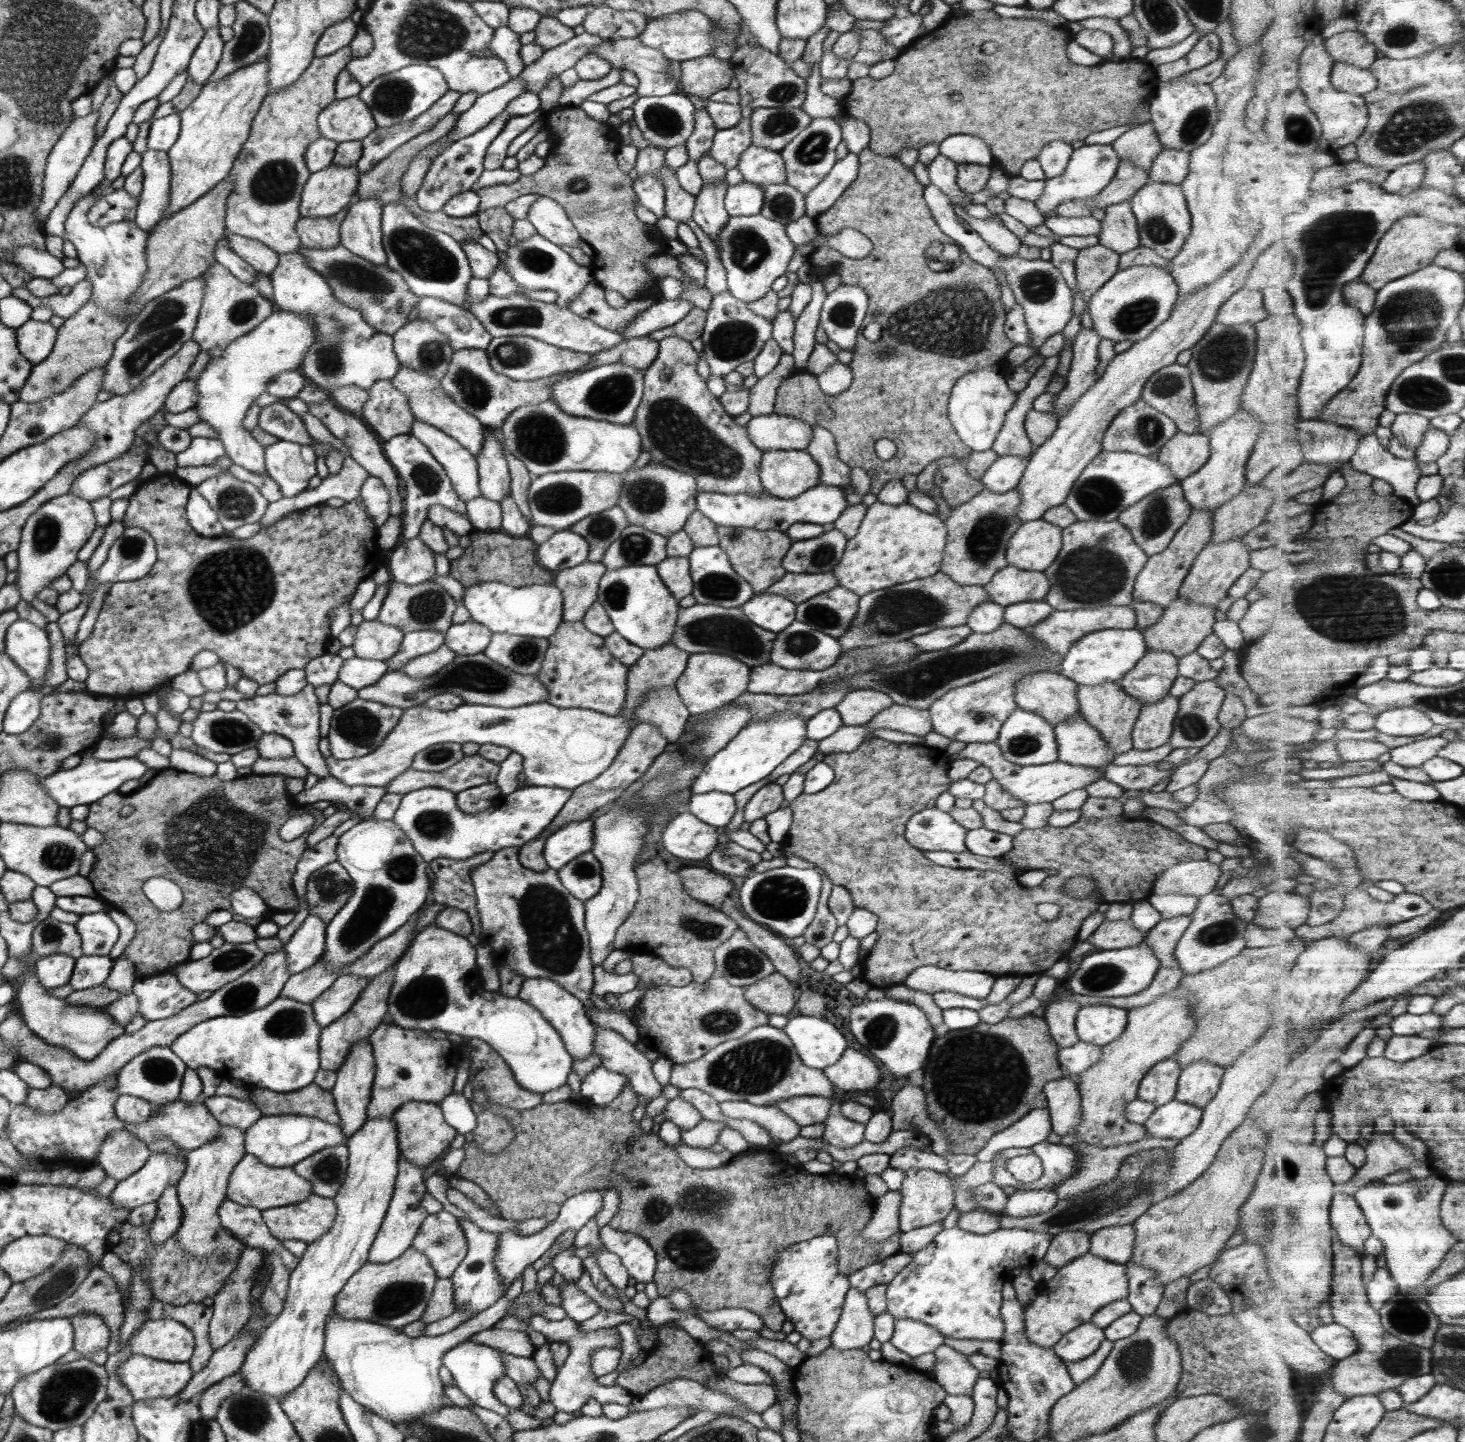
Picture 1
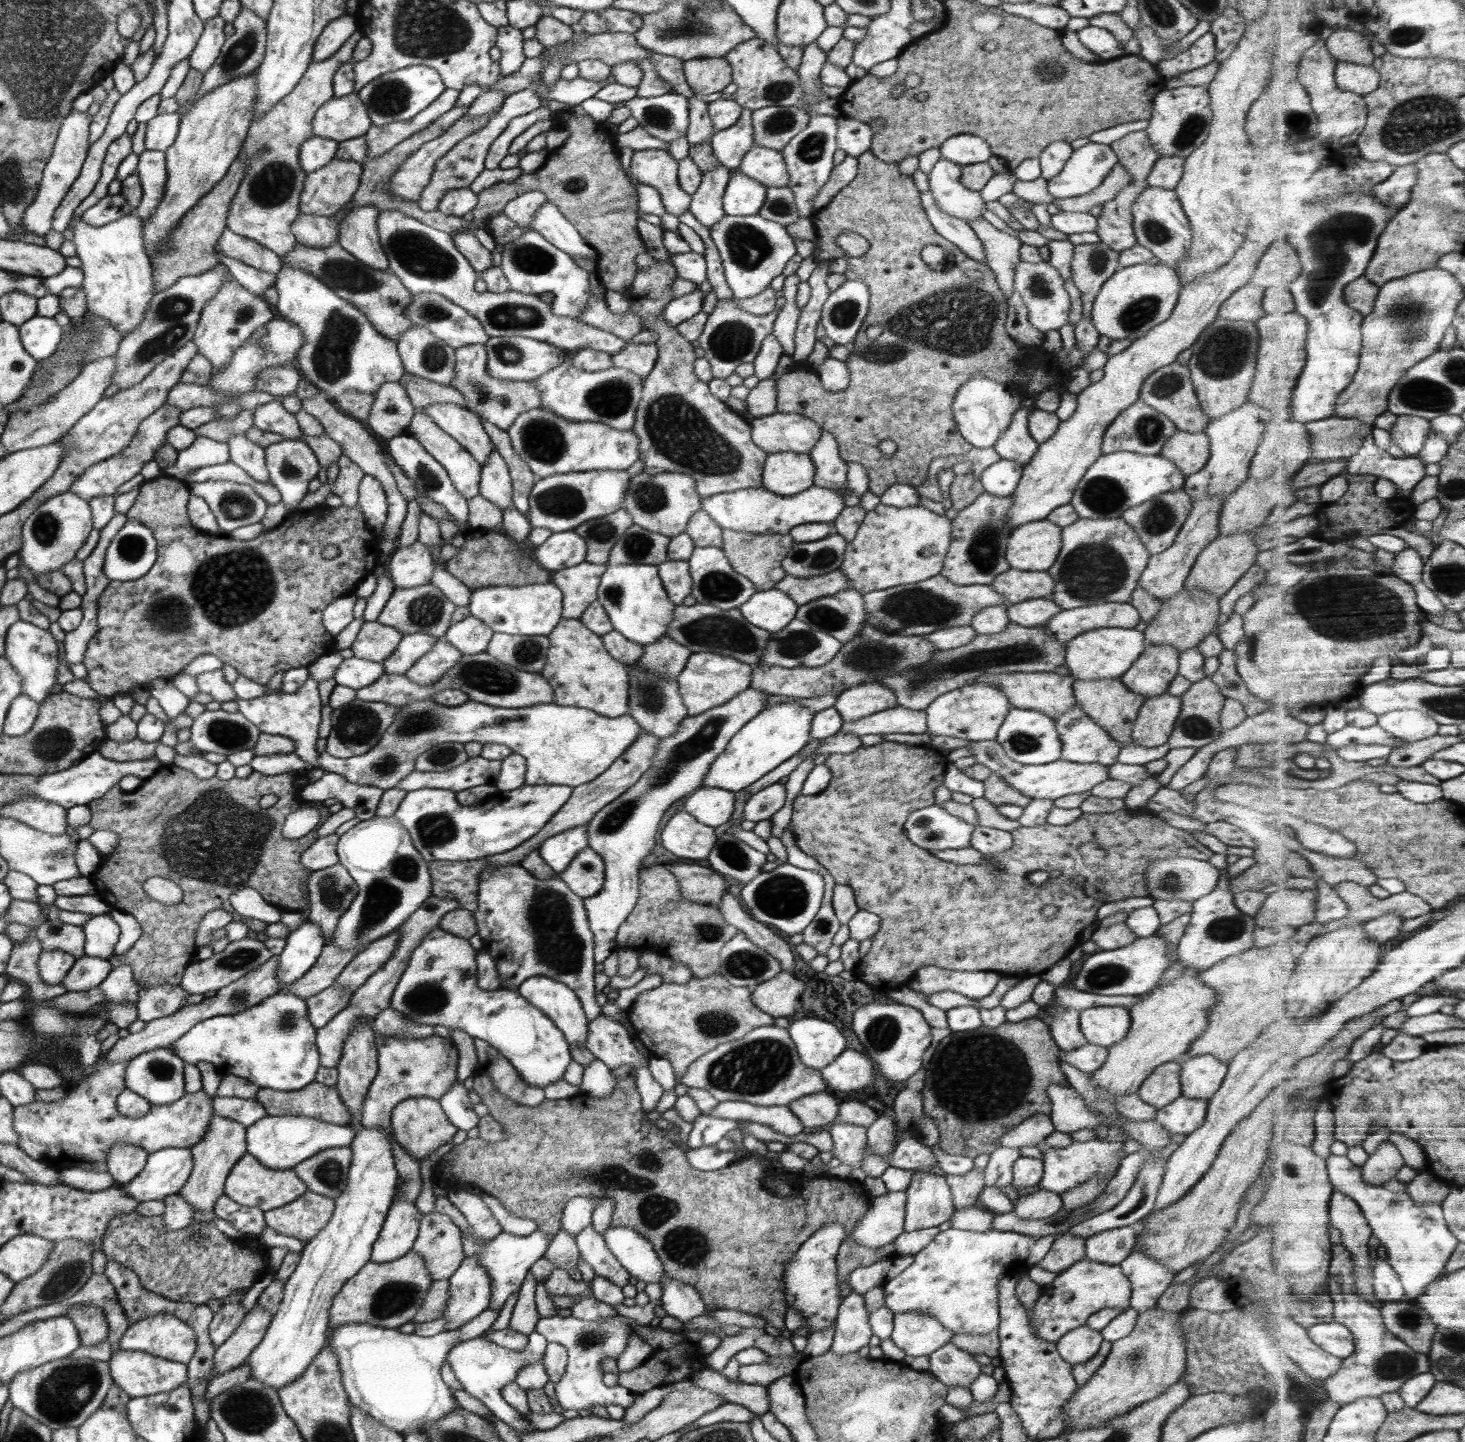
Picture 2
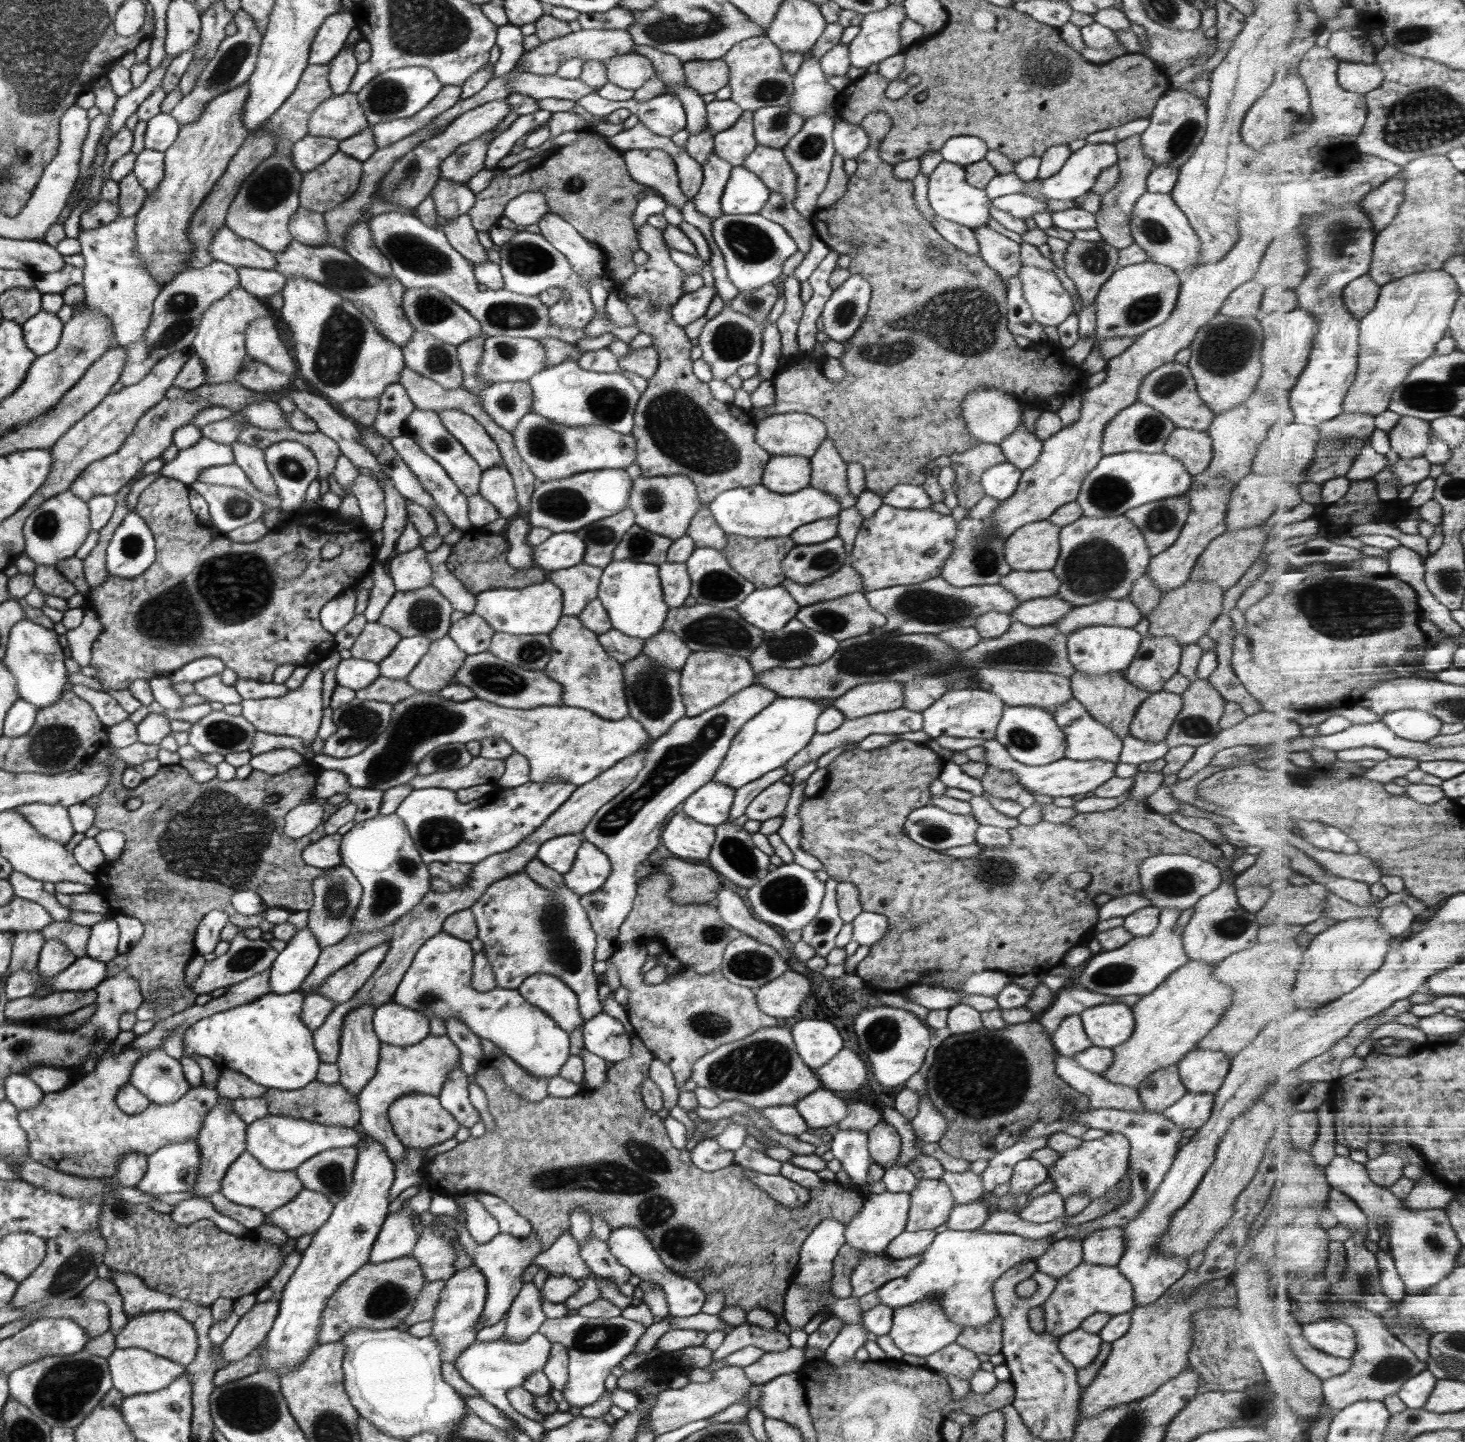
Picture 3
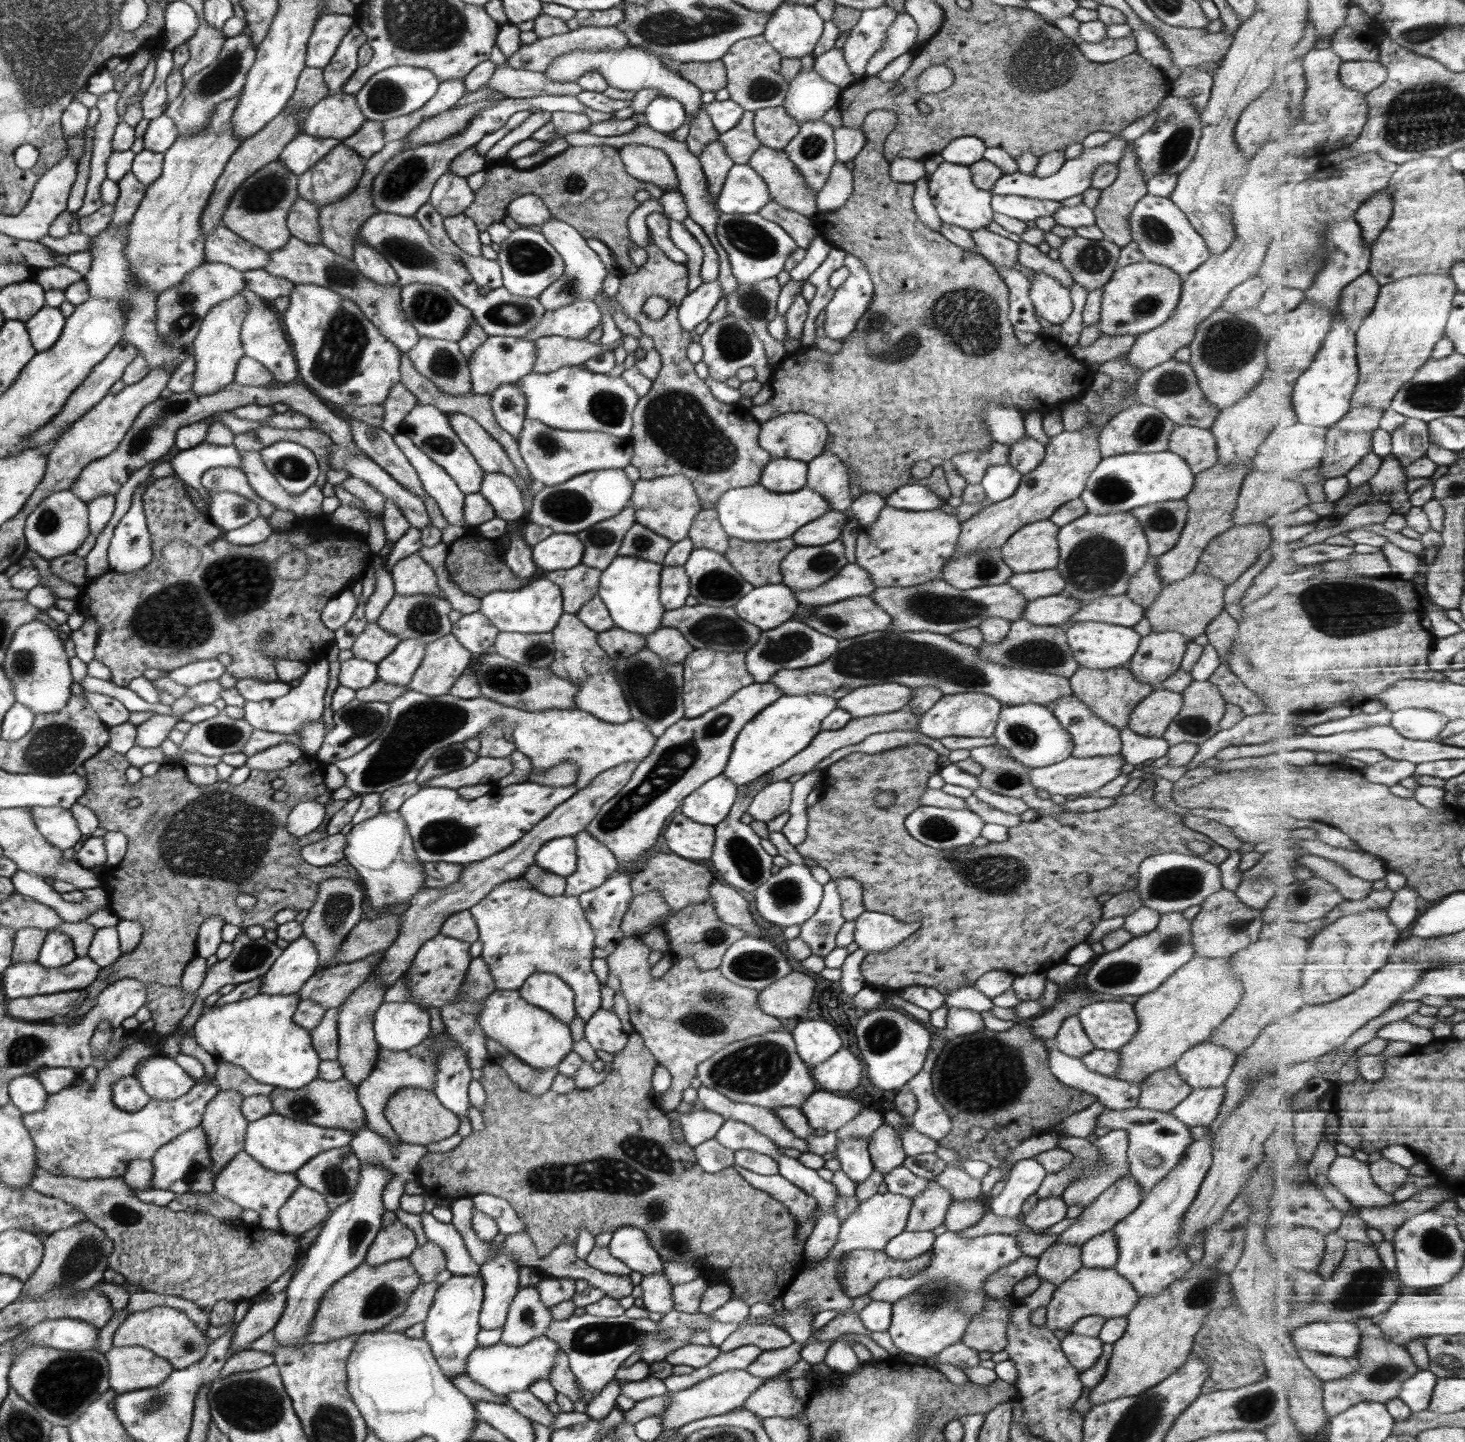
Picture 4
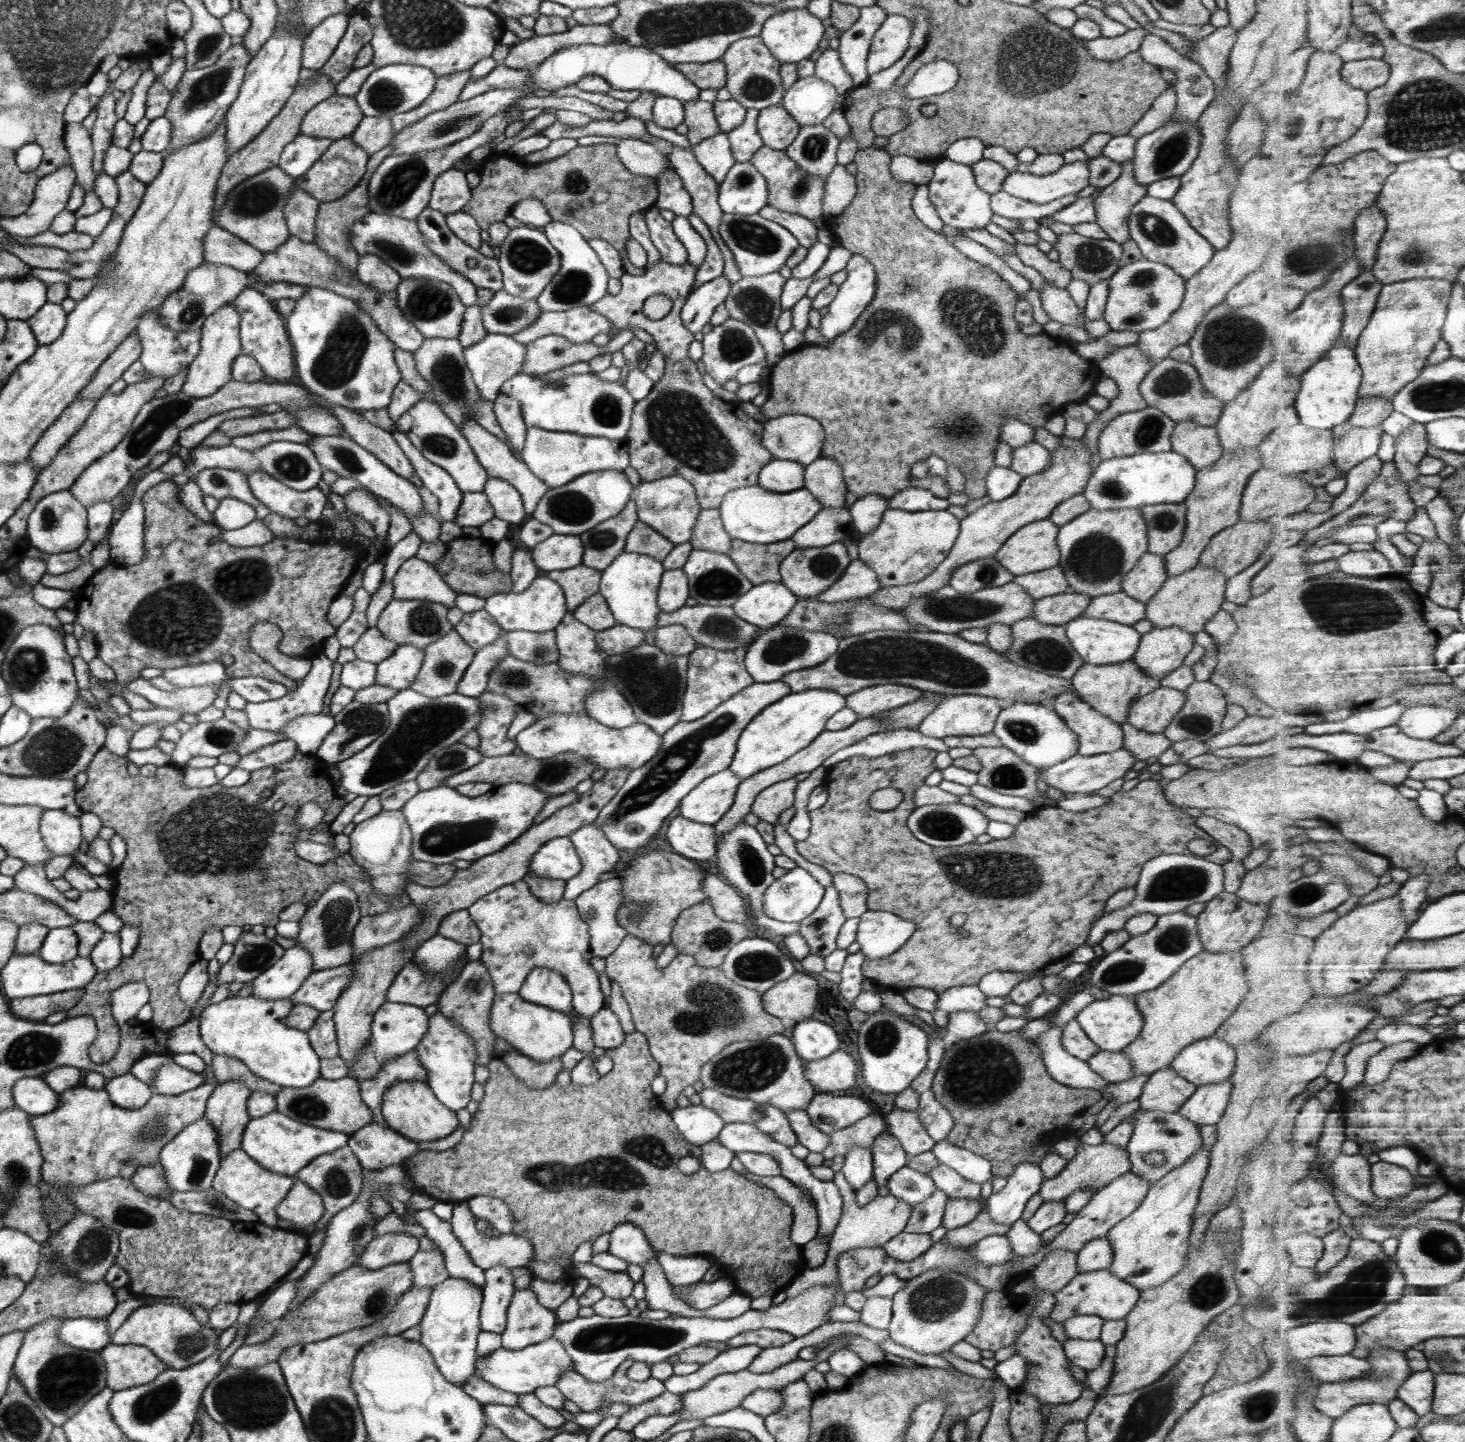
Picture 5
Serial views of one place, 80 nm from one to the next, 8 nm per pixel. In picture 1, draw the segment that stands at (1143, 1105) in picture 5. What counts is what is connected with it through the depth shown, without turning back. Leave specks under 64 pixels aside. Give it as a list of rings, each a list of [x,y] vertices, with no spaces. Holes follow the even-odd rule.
[[[1174,1058],[1157,1062],[1140,1081],[1137,1098],[1155,1106],[1165,1105],[1175,1097],[1181,1067]]]

